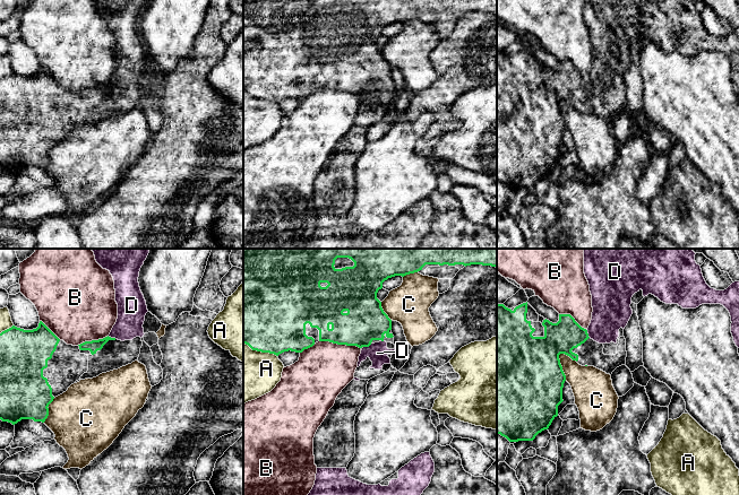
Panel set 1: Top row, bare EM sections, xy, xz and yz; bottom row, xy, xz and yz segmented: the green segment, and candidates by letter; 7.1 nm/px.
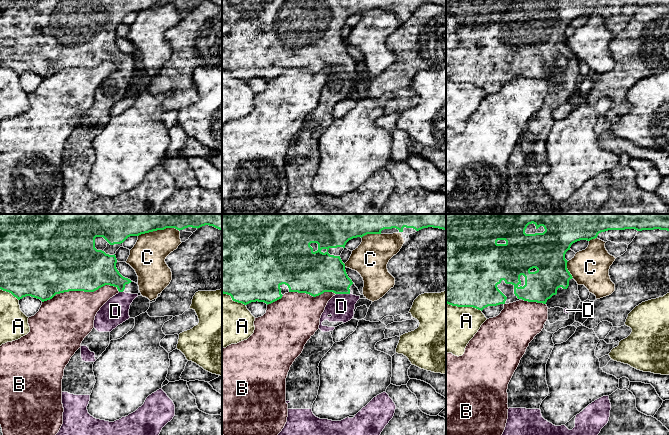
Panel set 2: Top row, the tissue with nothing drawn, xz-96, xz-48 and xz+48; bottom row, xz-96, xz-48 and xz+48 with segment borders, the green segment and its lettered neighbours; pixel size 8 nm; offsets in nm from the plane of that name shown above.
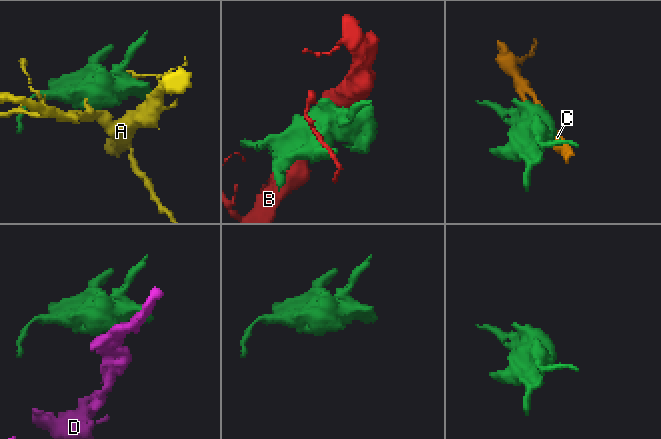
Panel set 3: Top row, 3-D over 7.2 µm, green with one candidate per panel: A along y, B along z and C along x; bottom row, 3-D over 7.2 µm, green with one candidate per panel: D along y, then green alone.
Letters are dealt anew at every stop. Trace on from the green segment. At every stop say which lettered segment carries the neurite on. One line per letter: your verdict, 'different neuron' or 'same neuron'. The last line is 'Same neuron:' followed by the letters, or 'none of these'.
A: different neuron
B: different neuron
C: different neuron
D: same neuron
Same neuron: D

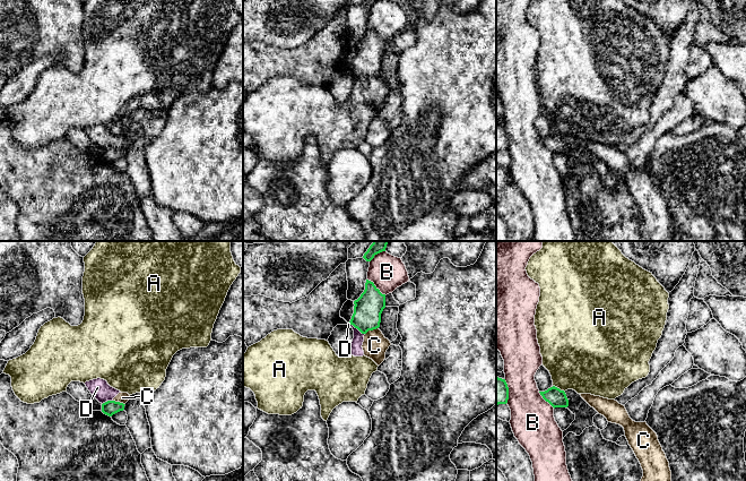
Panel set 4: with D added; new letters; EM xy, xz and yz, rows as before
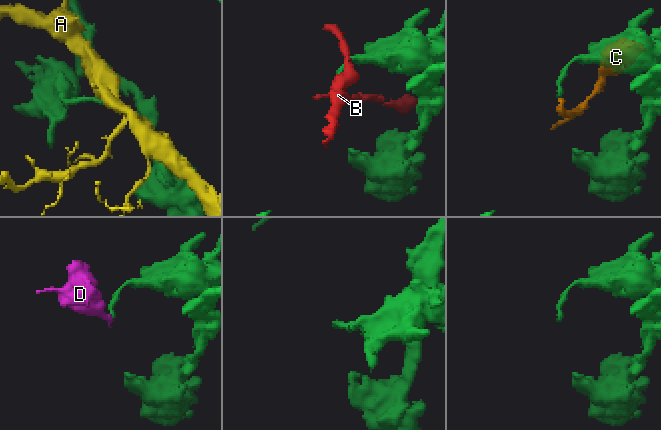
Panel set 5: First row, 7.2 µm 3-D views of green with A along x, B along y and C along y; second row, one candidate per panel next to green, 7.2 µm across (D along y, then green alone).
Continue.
A: different neuron
B: different neuron
C: different neuron
D: different neuron
Same neuron: none of these

